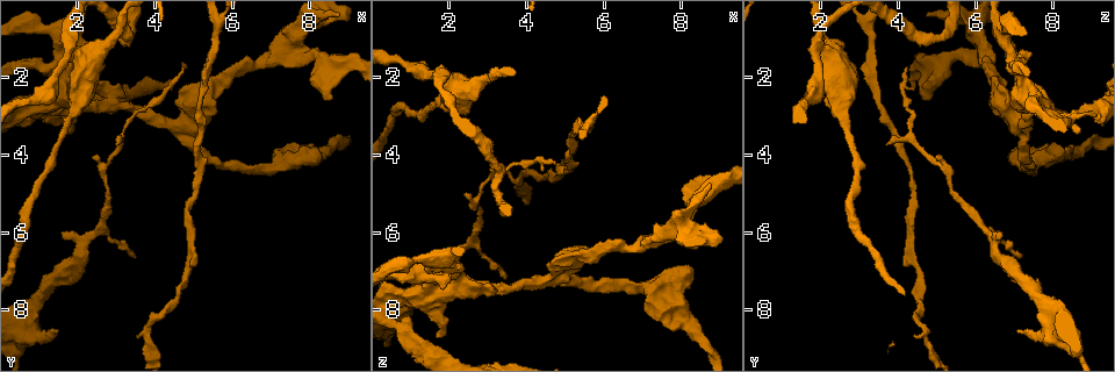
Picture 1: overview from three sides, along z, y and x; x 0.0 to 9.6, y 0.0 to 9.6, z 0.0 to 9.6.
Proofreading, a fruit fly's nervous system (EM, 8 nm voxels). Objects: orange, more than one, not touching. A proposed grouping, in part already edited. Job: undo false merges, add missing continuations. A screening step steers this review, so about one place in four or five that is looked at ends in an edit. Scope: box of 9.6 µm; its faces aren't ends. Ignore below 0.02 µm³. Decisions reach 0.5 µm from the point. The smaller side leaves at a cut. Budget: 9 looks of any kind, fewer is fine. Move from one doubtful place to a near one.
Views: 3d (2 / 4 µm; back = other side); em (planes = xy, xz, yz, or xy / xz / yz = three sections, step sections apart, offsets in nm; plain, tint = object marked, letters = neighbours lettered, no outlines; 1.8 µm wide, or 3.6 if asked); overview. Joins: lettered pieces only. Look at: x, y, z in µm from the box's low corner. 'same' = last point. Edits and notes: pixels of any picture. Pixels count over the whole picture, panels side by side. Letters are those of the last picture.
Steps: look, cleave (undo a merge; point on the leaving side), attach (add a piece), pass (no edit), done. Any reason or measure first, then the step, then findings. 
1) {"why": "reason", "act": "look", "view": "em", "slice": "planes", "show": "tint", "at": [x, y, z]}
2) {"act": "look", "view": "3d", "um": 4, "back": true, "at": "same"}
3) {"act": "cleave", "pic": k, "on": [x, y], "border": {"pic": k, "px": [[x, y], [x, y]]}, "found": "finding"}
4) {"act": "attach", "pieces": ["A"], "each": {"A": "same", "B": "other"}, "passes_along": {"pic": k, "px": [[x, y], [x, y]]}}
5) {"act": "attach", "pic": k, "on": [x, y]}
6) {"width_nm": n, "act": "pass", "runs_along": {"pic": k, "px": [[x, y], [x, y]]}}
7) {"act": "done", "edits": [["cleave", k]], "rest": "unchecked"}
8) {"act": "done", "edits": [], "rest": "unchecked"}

{"why": "three arms meet", "act": "look", "view": "em", "um": 3.6, "slice": "planes", "show": "letters", "at": [0.80, 2.85, 7.60]}

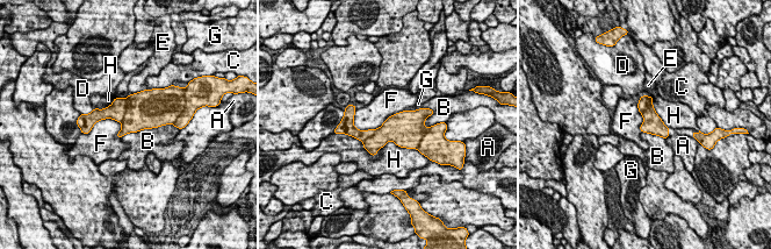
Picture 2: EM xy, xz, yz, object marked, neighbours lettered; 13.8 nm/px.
{"act": "cleave", "pic": 2, "on": [116, 111], "each": {"A": "other", "B": "other", "C": "other", "D": "other", "E": "other", "F": "other", "G": "other", "H": "other"}, "border": {"pic": 2, "px": [[128, 98], [125, 113], [121, 122]]}, "found": "two neurons meet here"}

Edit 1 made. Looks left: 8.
{"why": "thin neck", "act": "look", "view": "3d", "um": 2, "at": [2.85, 4.10, 4.90]}

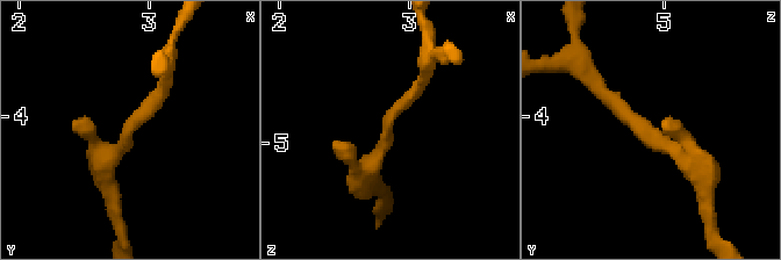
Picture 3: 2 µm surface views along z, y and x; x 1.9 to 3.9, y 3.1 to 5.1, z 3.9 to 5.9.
{"why": "now the EM", "act": "look", "view": "em", "slice": "planes", "show": "letters", "at": [2.80, 4.10, 4.82]}

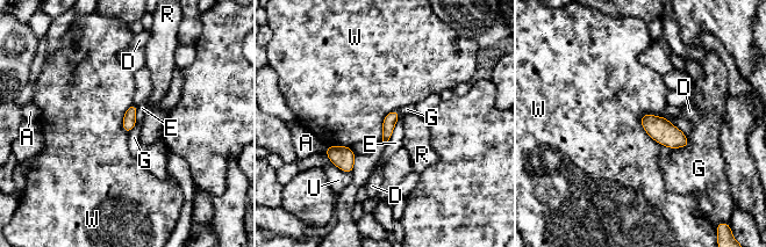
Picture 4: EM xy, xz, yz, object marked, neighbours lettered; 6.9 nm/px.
{"act": "pass", "each": {"A": "other", "D": "other", "E": "other", "G": "other", "R": "other", "U": "other", "W": "other"}, "border": {"pic": 4, "px": [[644, 113], [642, 128], [671, 149]]}, "found": "all the same neuron"}

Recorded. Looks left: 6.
{"why": "abrupt turn", "act": "look", "view": "3d", "um": 2, "at": [1.75, 0.80, 1.95]}

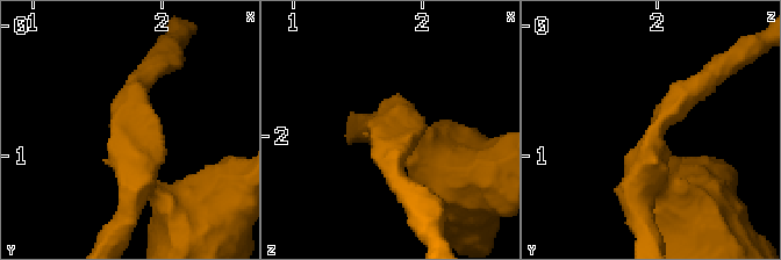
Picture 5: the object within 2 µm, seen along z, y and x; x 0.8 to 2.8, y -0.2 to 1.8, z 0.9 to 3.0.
{"arm_widths_nm": [220, 460], "why": "shape alone is not enough", "act": "look", "view": "em", "slice": "planes", "show": "tint", "at": [1.76, 0.78, 1.98]}

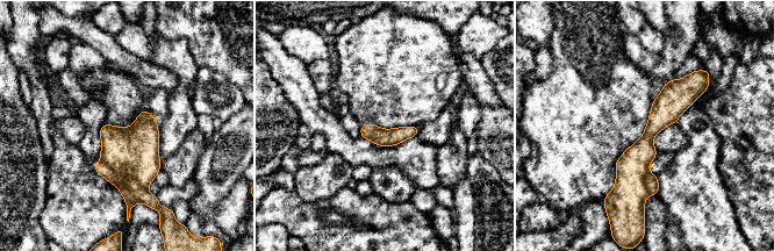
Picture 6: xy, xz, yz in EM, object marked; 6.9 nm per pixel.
{"act": "look", "view": "em", "slice": "planes", "show": "letters", "at": "same"}

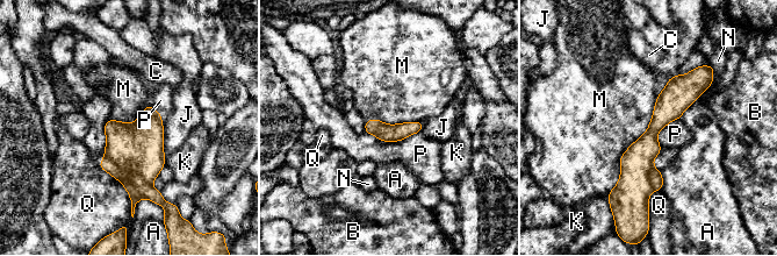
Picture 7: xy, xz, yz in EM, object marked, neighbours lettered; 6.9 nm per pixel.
{"act": "cleave", "pic": 7, "on": [137, 148], "each": {"A": "other", "B": "other", "C": "other", "J": "other", "K": "other", "M": "other", "N": "other", "P": "other", "Q": "other"}, "border": {"pic": 7, "px": [[105, 155], [150, 184]]}, "found": "two neurons meet here"}

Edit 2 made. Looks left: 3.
{"act": "look", "view": "overview"}

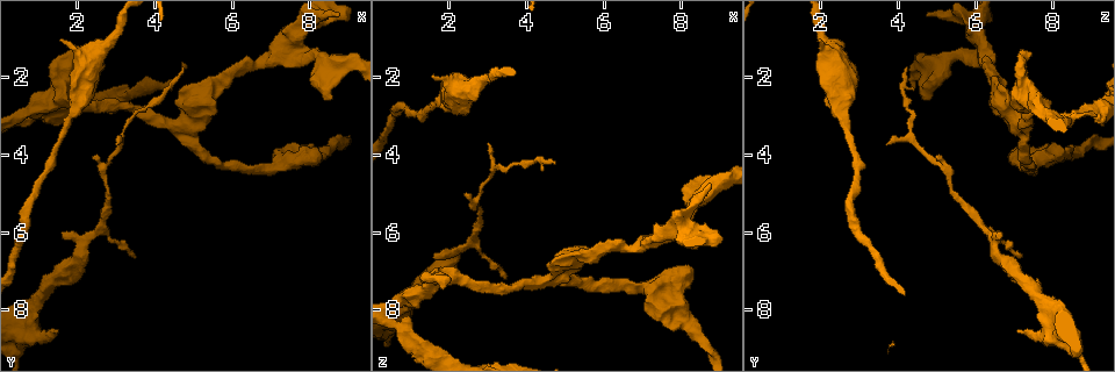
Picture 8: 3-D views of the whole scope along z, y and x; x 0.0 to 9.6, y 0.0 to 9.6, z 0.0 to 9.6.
{"why": "branch stops here", "act": "look", "view": "3d", "um": 2, "at": [1.95, 1.40, 7.20]}

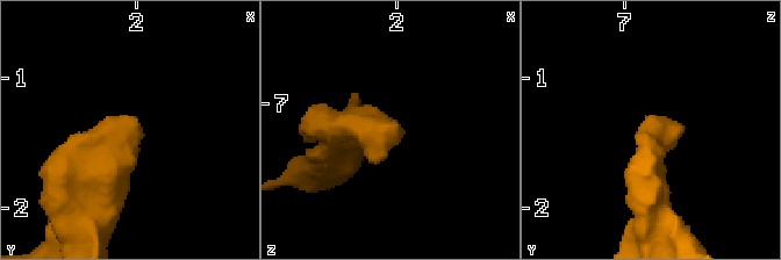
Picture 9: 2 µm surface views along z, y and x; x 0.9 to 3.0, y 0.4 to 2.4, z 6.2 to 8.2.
{"why": "shape alone is not enough", "act": "look", "view": "em", "slice": "planes", "show": "letters", "at": [2.00, 1.38, 7.14]}

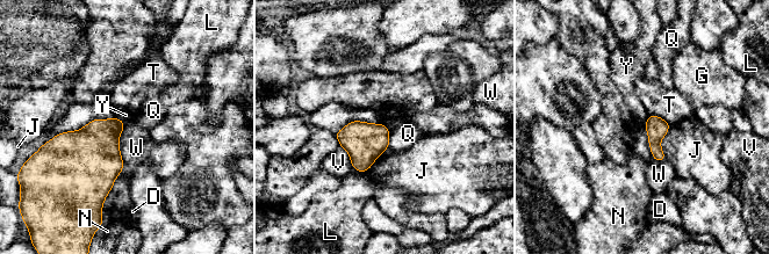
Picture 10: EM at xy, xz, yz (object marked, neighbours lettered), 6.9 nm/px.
{"act": "pass", "each": {"D": "other", "G": "other", "J": "other", "L": "other", "N": "other", "Q": "other", "T": "other", "V": "other", "W": "other", "Y": "other"}, "border": {"pic": 10, "px": [[644, 124], [653, 159], [666, 159]]}, "found": "none of them fits"}

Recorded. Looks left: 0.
{"act": "done", "edits": [["cleave", 2], ["cleave", 7]], "rest": "unchecked"}

